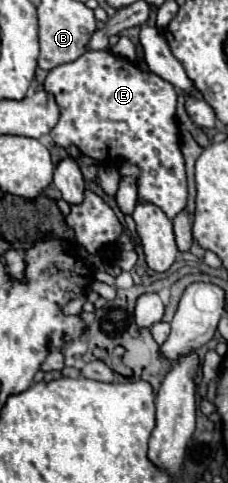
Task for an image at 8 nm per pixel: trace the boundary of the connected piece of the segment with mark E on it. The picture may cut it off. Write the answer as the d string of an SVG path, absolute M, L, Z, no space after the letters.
M96 51L50 69L44 89L54 93L60 105L60 121L50 131L56 145L76 145L94 159L128 159L142 165L140 201L152 201L170 219L186 207L188 185L176 123L176 91L168 81L140 71L120 55Z

